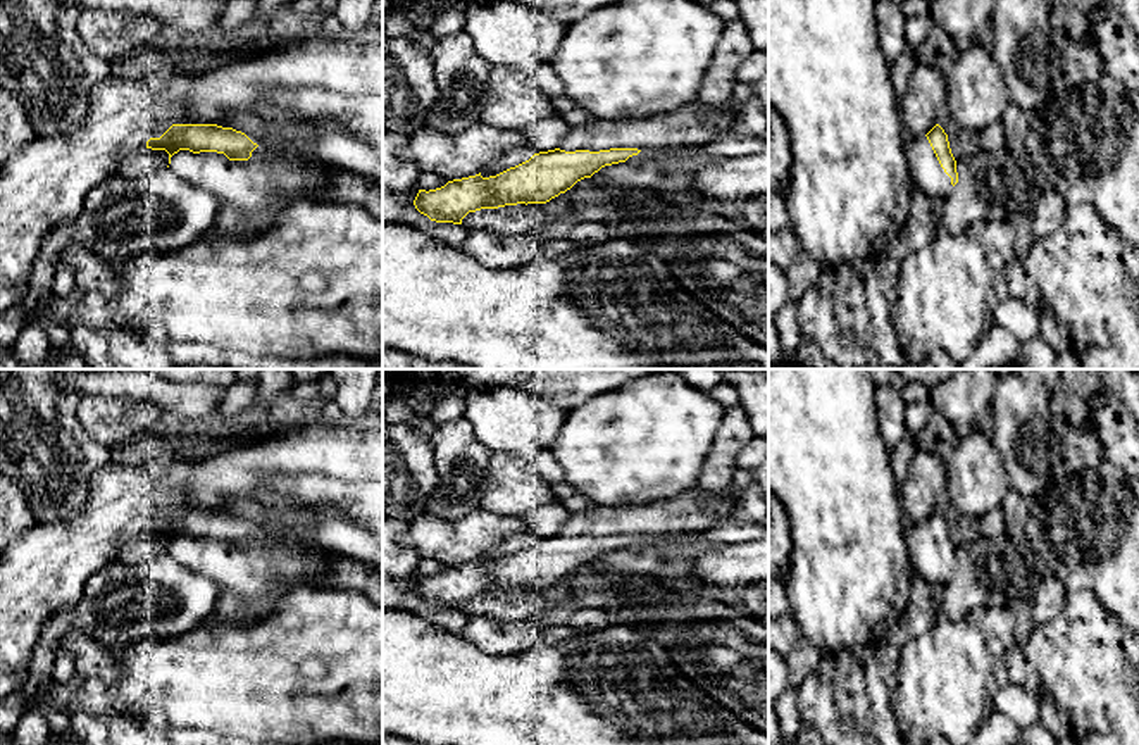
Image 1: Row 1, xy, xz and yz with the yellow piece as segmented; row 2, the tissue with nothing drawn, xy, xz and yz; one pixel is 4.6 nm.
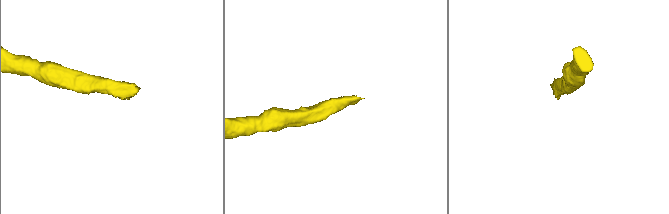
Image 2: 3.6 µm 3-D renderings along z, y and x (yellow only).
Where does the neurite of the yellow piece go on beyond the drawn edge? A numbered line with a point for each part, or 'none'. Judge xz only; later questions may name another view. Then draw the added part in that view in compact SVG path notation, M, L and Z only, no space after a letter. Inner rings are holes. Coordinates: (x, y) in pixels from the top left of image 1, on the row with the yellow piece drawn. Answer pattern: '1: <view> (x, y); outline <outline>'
1: xz (695, 125); outline M729 102L724 107L688 103L669 114L657 114L636 121L600 121L570 128L560 150L610 150L610 148L681 148L705 147L719 135L731 131L741 105Z

